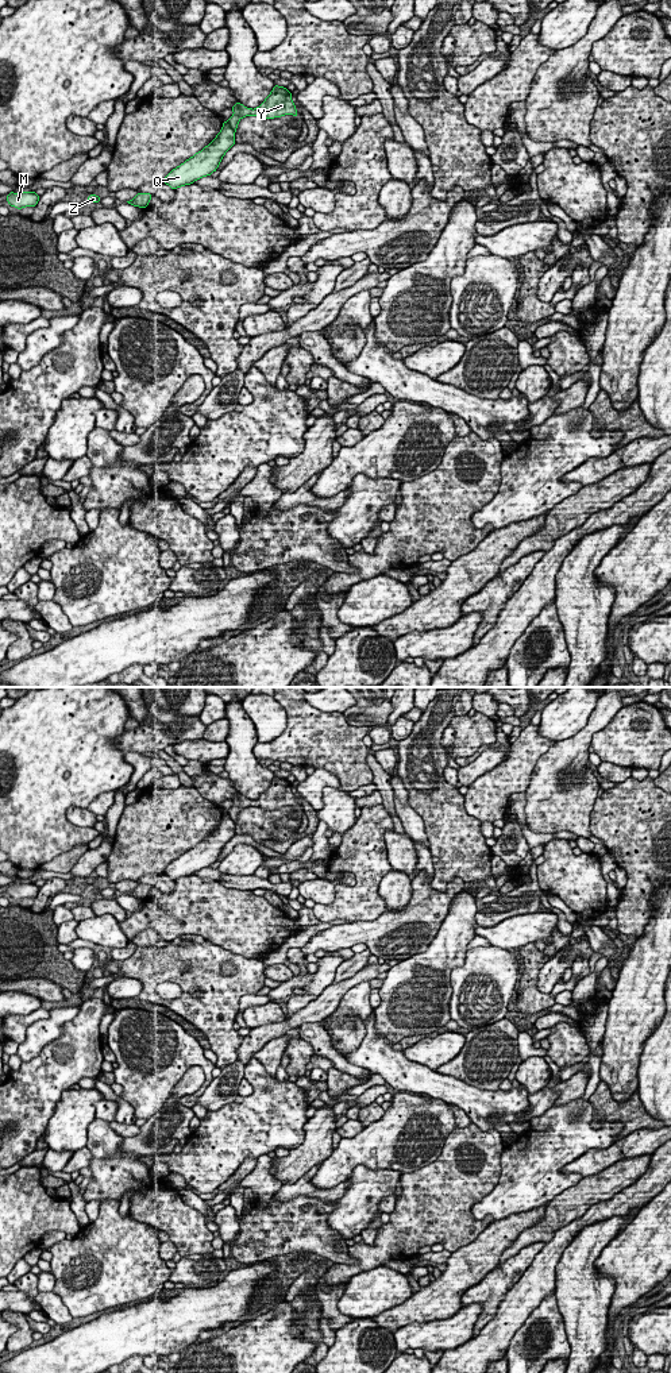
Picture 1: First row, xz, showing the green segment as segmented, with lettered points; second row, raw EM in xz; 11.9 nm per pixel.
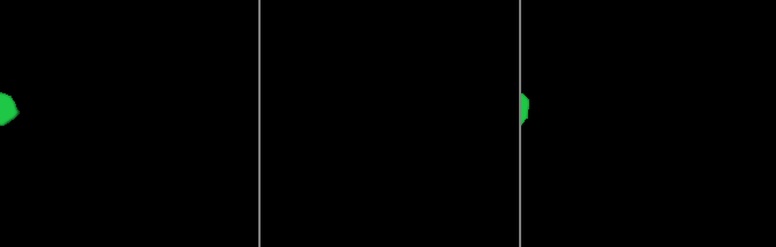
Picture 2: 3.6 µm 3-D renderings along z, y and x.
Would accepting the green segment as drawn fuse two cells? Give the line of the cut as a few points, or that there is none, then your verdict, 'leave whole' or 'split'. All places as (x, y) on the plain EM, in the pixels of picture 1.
cut xz (224, 813), (234, 822); split

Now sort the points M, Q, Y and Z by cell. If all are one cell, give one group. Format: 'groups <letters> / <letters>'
groups M Q Z / Y

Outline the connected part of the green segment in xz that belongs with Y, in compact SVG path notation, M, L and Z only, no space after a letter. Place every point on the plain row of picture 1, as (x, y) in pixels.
M274 776L270 786L258 799L251 801L236 794L232 802L234 806L225 814L228 814L234 822L236 822L239 811L246 807L261 807L265 810L281 809L285 806L298 807L296 797L292 792L292 783L278 776Z

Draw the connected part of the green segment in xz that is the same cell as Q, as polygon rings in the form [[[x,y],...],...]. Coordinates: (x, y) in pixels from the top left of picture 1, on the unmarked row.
[[[223,814],[216,829],[201,842],[173,860],[166,868],[165,875],[171,880],[190,876],[194,872],[211,867],[219,859],[221,849],[235,836],[235,822],[228,814]]]

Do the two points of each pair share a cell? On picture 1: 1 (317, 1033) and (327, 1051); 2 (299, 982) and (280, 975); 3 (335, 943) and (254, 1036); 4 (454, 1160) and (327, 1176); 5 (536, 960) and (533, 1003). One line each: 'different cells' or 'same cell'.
1: same cell
2: different cells
3: different cells
4: different cells
5: same cell

